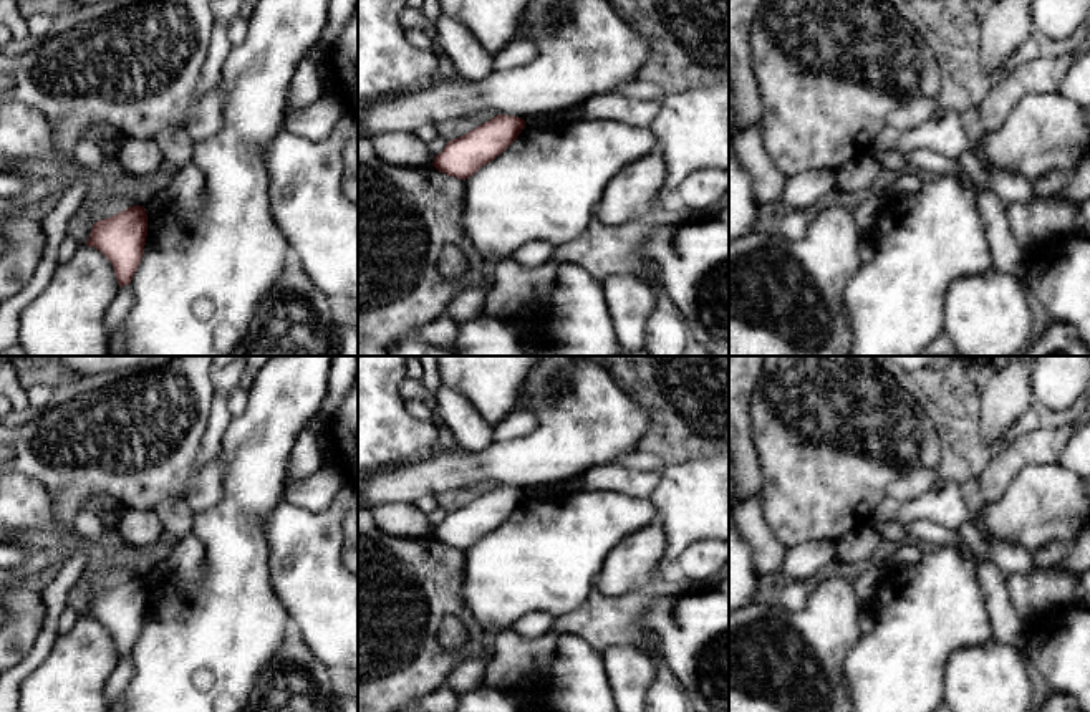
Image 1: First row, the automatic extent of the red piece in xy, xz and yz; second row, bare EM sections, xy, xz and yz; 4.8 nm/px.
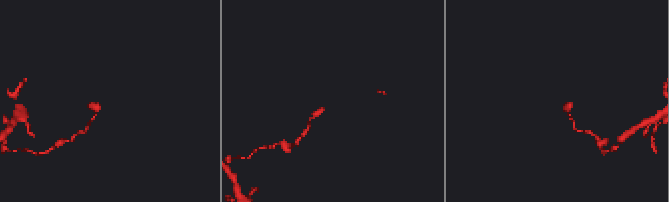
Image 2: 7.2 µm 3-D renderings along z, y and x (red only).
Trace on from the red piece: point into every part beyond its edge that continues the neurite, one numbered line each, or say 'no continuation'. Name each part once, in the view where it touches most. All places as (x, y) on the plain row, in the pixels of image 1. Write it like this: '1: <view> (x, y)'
no continuation

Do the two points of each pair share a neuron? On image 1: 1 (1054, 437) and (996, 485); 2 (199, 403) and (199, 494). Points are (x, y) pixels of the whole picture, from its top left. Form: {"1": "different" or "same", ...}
{"1": "same", "2": "different"}

